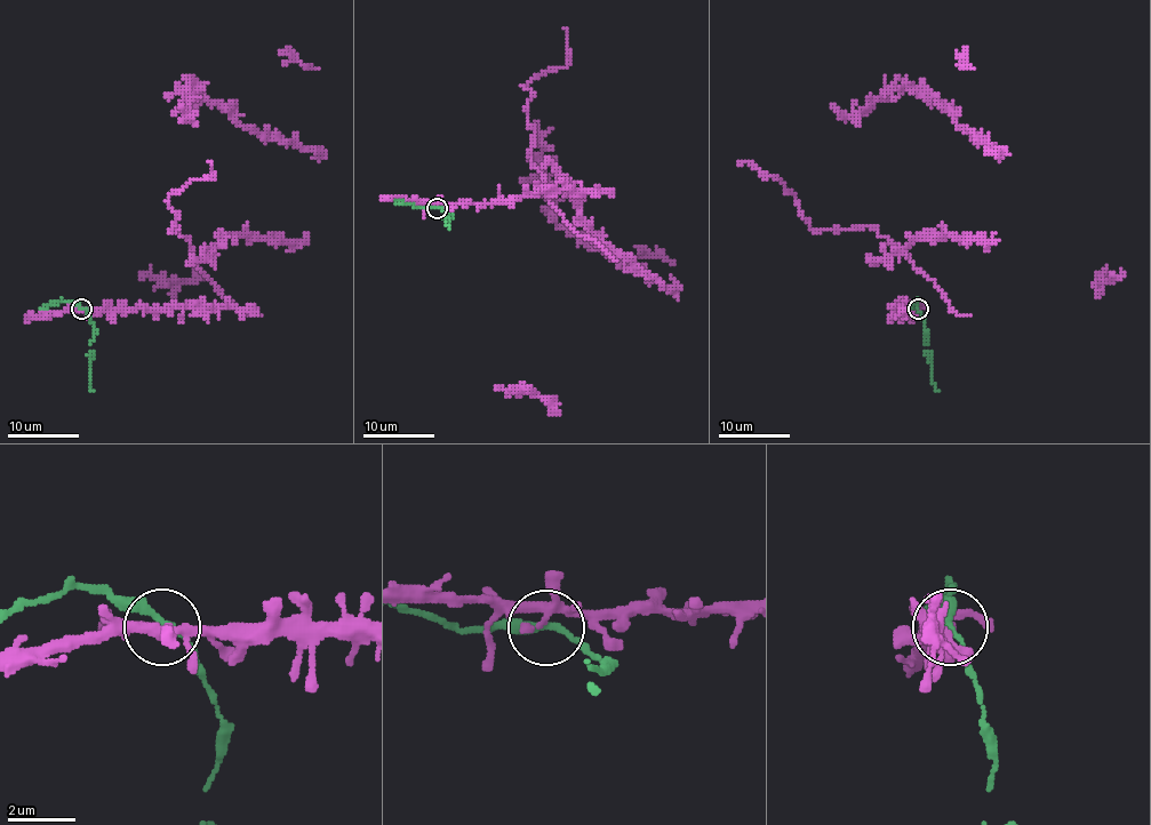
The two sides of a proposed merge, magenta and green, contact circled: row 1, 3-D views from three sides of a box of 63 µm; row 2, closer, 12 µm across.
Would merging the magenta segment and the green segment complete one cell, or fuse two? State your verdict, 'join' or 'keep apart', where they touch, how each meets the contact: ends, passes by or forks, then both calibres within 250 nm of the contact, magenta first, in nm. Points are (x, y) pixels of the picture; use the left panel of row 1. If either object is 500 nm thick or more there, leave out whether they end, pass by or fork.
join; place (81, 309); magenta forks; green passes by; calibres 240 and 220 nm

